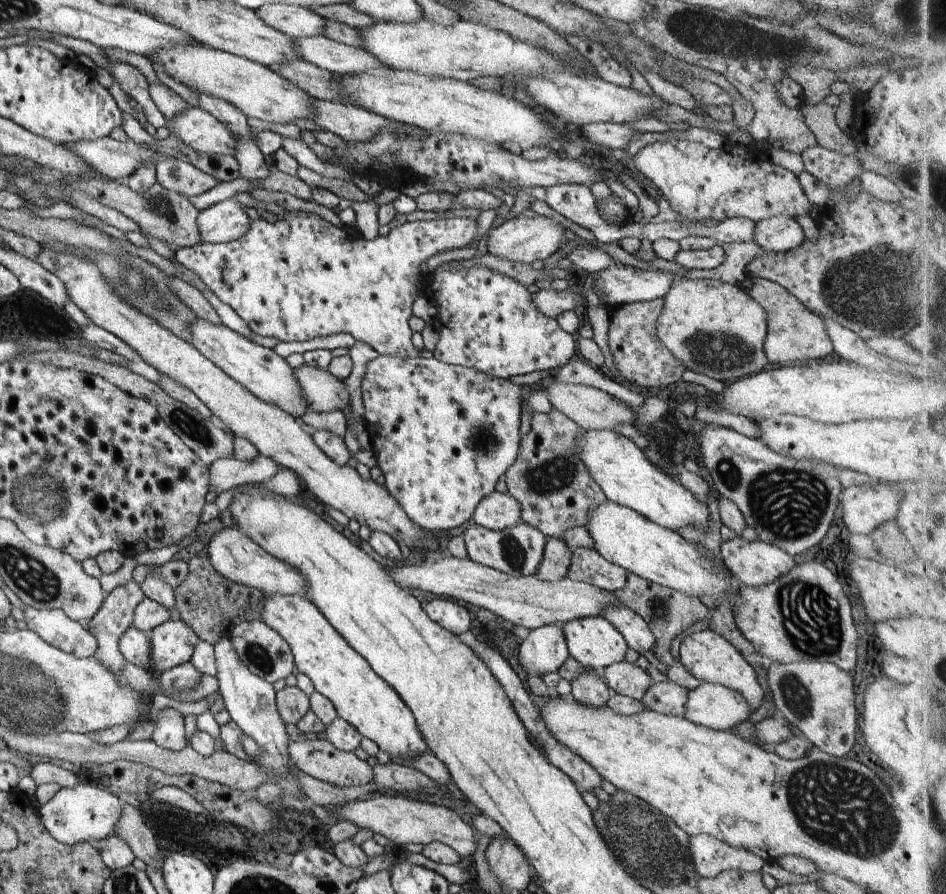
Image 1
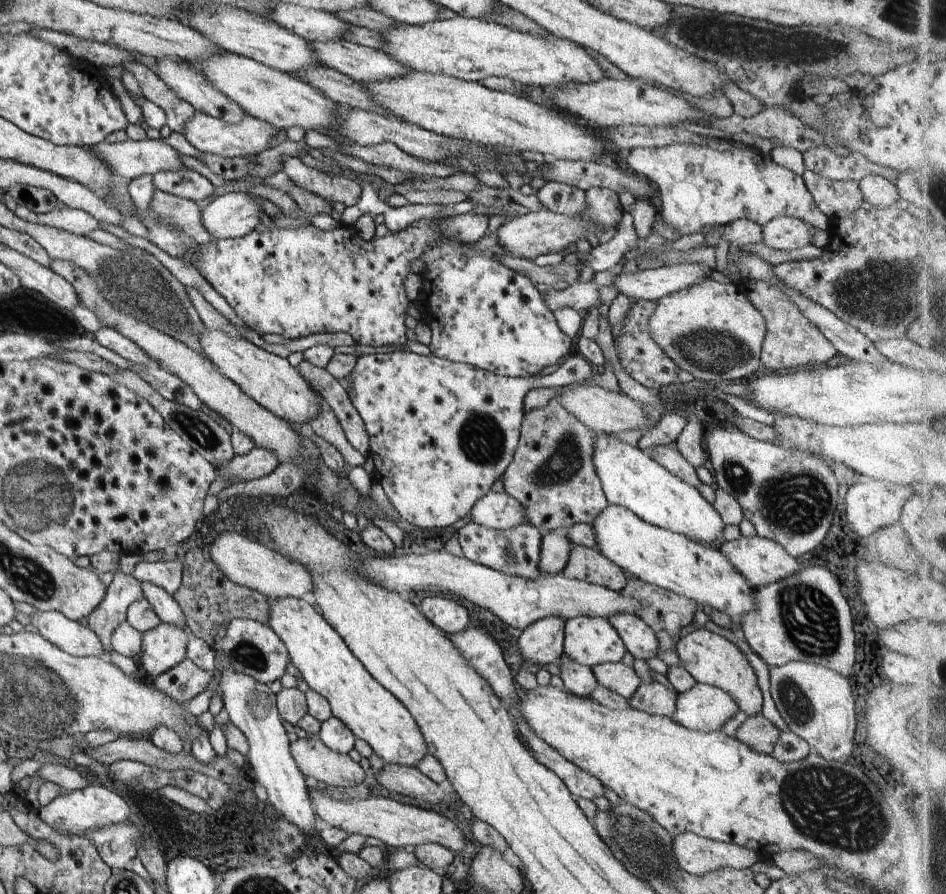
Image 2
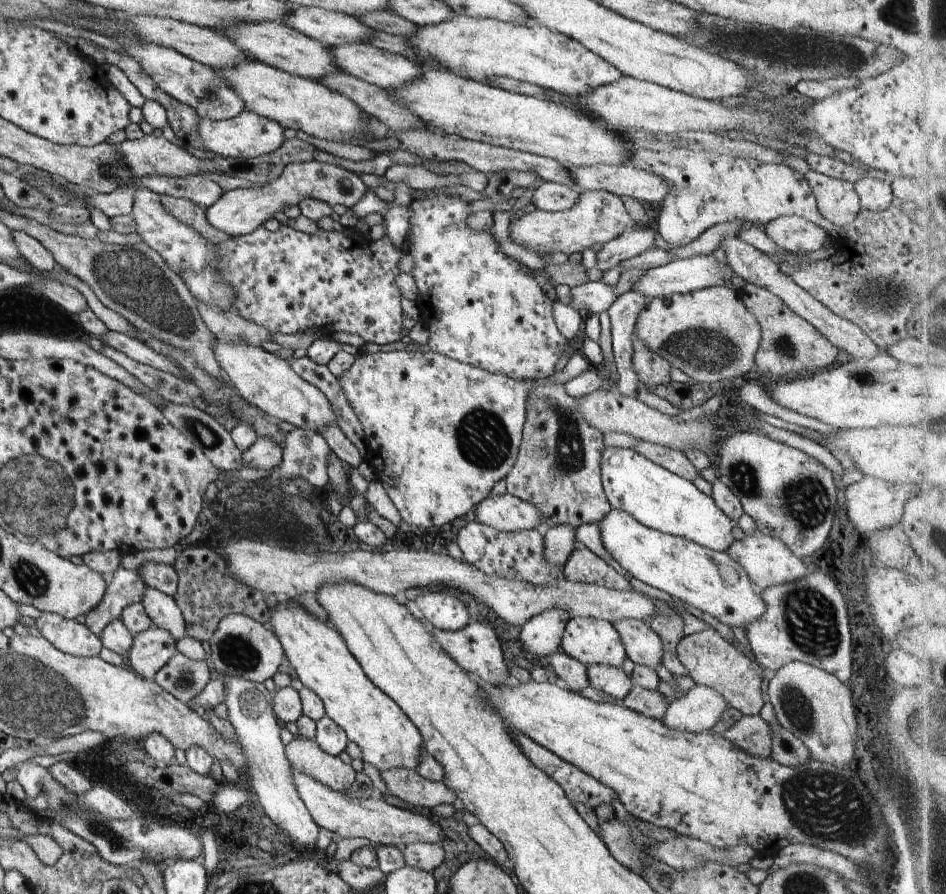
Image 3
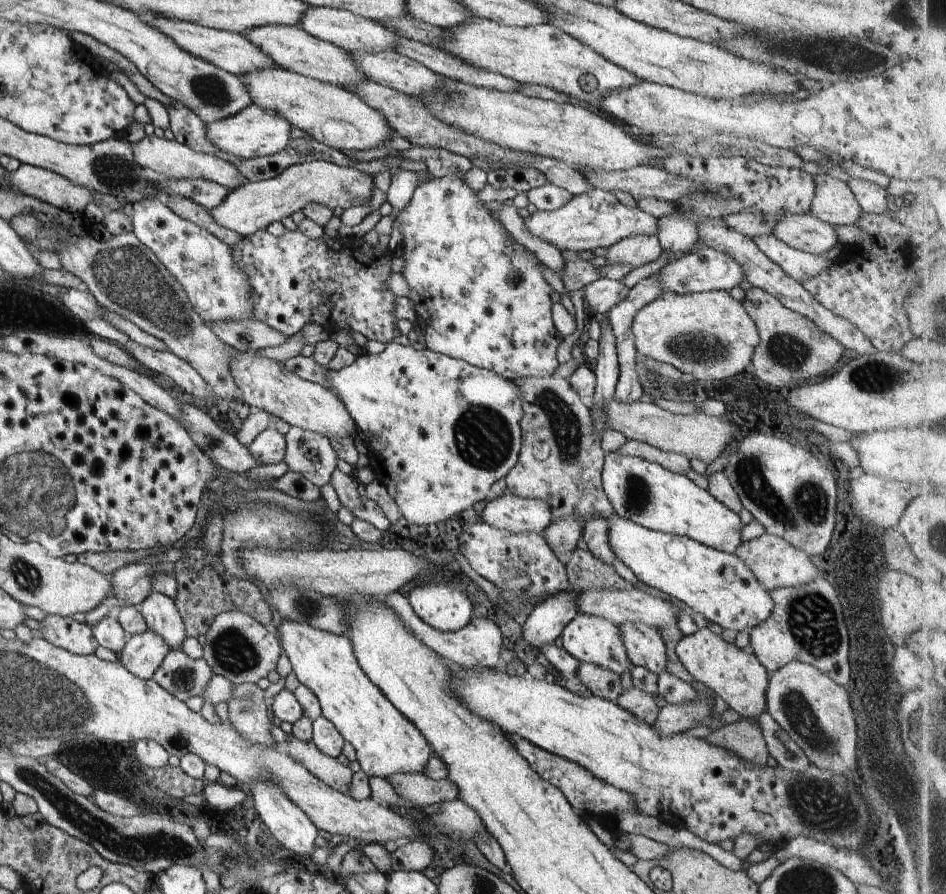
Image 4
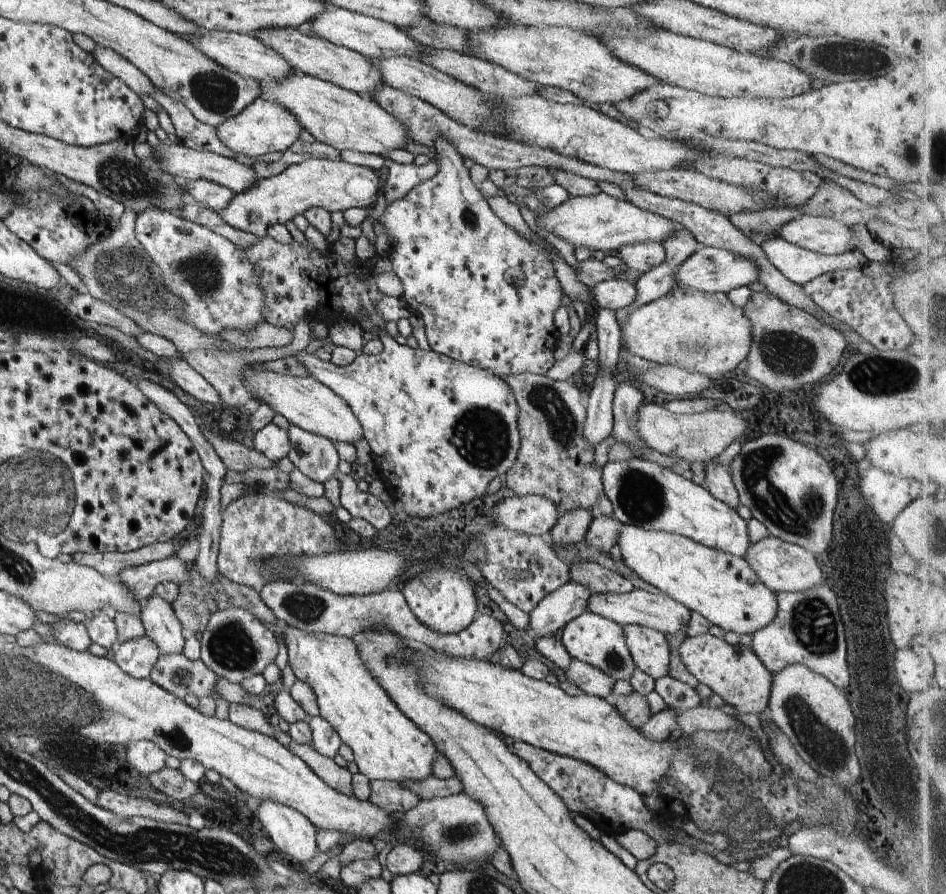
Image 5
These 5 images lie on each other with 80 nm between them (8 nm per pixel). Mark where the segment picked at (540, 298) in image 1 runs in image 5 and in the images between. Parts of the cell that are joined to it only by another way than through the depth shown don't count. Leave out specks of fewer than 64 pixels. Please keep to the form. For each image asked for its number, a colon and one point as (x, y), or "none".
2: (580, 296)
3: (595, 296)
4: (601, 295)
5: (615, 293)

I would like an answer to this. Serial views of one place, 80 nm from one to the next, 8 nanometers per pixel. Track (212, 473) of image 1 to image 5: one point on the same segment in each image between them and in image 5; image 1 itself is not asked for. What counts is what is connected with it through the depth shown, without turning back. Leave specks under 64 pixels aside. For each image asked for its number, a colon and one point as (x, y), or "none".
2: (259, 462)
3: (265, 454)
4: (269, 447)
5: (273, 442)

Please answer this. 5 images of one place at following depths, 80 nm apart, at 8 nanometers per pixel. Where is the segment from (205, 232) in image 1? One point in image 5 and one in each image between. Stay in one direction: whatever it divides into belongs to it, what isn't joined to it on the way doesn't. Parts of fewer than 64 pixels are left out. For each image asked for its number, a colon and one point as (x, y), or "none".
2: (232, 215)
3: (237, 212)
4: (249, 208)
5: (335, 185)

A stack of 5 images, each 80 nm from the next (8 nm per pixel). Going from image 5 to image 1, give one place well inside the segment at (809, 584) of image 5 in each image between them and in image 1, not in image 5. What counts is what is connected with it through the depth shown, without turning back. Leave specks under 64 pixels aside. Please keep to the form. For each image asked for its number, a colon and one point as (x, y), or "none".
1: (758, 563)
2: (761, 561)
3: (768, 561)
4: (775, 563)

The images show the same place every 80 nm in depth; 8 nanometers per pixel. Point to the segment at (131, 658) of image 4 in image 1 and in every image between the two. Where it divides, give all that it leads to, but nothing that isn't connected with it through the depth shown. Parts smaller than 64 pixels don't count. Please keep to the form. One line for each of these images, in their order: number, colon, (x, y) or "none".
1: (172, 643)
2: (163, 647)
3: (152, 649)

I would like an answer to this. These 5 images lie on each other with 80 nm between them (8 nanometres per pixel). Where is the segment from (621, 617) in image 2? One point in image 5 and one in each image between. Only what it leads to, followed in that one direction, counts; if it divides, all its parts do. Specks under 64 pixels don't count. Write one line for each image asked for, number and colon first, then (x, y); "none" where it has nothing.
3: (643, 646)
4: (644, 644)
5: (650, 651)

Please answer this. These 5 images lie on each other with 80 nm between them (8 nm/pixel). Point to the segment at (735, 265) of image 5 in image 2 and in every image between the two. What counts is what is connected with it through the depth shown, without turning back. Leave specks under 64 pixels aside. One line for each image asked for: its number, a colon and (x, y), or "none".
2: (651, 284)
3: (681, 276)
4: (707, 269)

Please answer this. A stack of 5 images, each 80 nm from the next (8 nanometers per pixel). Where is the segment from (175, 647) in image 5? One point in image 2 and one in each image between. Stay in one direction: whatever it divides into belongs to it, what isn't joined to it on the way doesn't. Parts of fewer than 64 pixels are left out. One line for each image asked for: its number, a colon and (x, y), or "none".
2: (164, 604)
3: (163, 610)
4: (162, 616)

